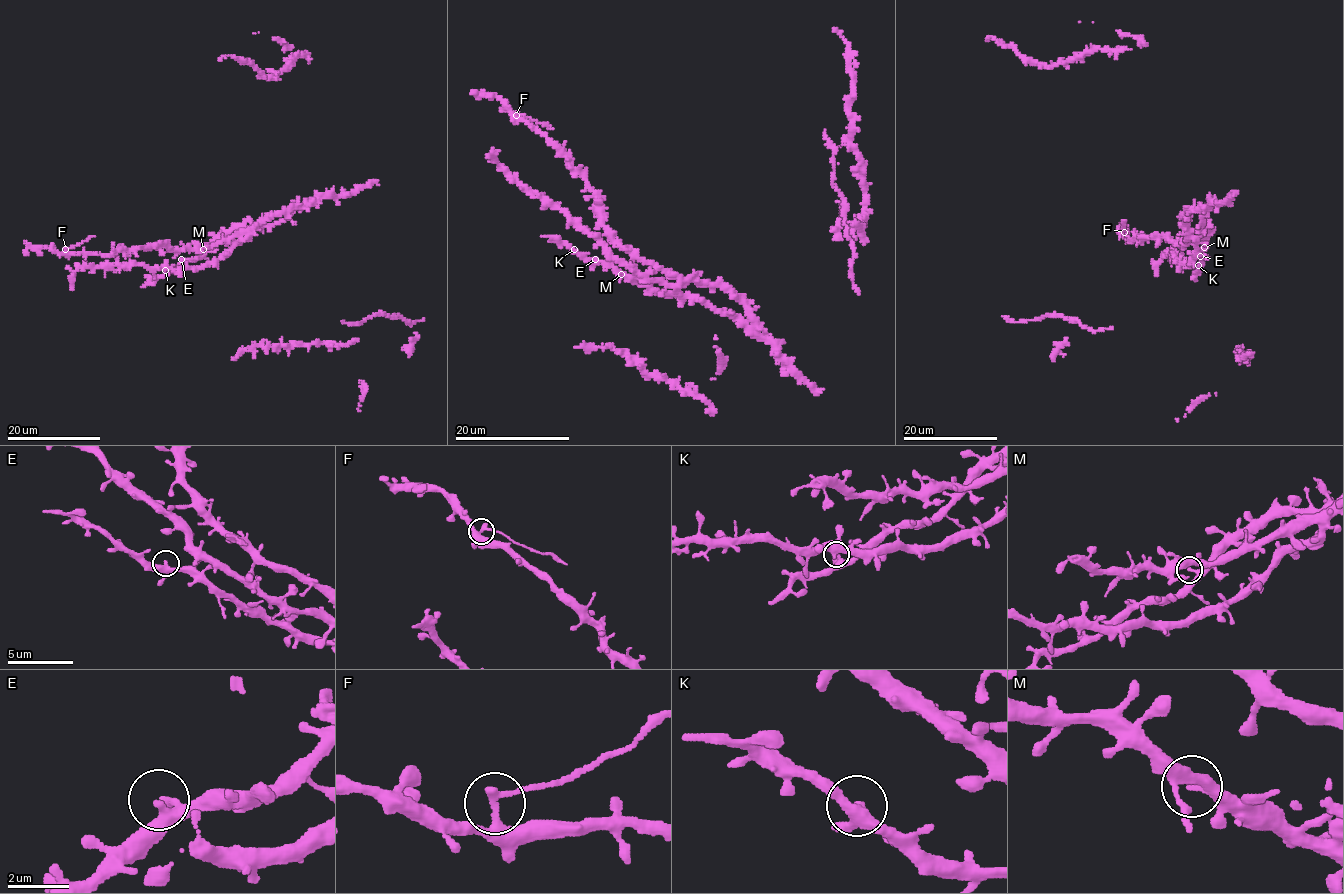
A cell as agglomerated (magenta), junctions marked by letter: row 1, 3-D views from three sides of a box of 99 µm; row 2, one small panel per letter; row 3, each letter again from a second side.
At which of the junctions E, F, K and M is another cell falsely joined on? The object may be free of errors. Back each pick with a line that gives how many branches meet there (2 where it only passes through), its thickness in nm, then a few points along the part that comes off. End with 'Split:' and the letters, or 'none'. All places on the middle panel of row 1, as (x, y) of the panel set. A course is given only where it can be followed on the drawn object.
F: Branches: 3. Thickness 200 nm. Course of the part to remove: (515, 115), (524, 115), (554, 129)
Split: F

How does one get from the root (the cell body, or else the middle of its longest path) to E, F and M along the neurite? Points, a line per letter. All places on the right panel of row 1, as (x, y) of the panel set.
E: (1194, 267), (1195, 241), (1201, 232), (1210, 229), (1200, 256)
F: (1194, 267), (1196, 242), (1191, 232), (1188, 244), (1178, 244), (1146, 236), (1128, 240), (1125, 232)
M: (1194, 267), (1195, 241), (1201, 232), (1210, 228), (1204, 247)

